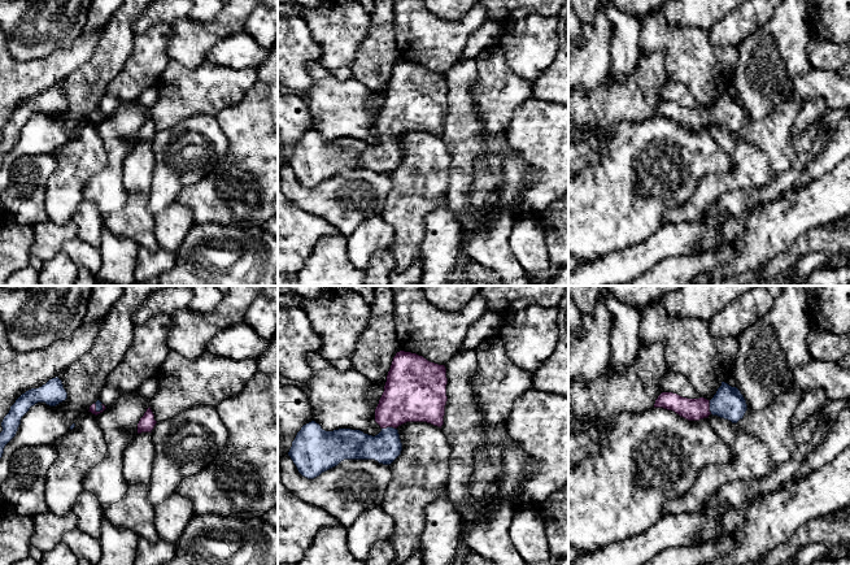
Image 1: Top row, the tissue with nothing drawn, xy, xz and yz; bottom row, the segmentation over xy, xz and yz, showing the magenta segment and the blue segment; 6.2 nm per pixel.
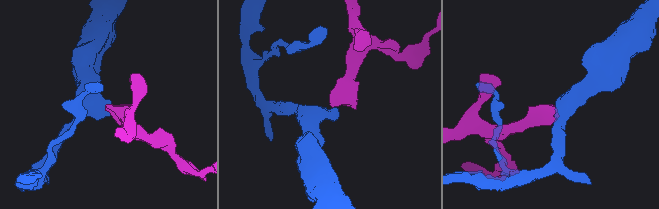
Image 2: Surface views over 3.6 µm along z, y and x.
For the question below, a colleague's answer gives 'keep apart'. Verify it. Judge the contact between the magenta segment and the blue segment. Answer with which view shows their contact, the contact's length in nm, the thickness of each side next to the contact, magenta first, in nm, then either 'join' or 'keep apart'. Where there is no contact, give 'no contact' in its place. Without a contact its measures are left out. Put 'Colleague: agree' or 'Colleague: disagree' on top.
Colleague: disagree
meets magenta in xz; contact 100 nm long; 360 nm thick on the magenta side, 190 nm on the other; join

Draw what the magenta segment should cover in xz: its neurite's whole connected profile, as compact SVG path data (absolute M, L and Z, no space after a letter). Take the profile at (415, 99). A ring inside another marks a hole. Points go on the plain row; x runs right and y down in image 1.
M400 60L393 66L375 118L375 131L382 138L378 144L352 138L326 140L311 130L297 142L288 165L308 188L319 186L344 169L375 169L391 174L402 160L398 135L427 131L441 138L448 110L446 94L445 74Z

